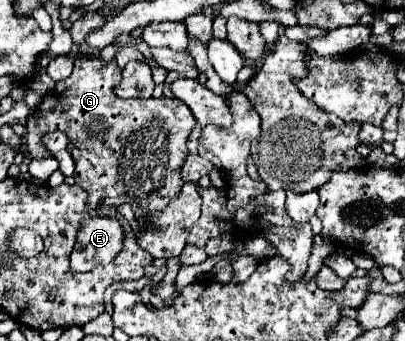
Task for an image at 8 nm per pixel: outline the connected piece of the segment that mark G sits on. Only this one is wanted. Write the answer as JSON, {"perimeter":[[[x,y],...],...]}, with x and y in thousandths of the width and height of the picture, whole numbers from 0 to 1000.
{"perimeter":[[[247,170],[188,176],[183,205],[163,235],[138,240],[138,258],[119,270],[69,346],[64,346],[64,434],[79,463],[109,463],[114,440],[99,416],[104,393],[123,381],[153,381],[173,405],[173,452],[188,475],[183,528],[217,563],[217,604],[296,604],[321,598],[336,639],[356,639],[365,622],[405,616],[449,557],[444,493],[459,469],[464,399],[484,364],[479,340],[435,340],[430,311],[365,311],[385,293],[301,293],[281,276],[296,235],[291,188],[257,182]]]}

